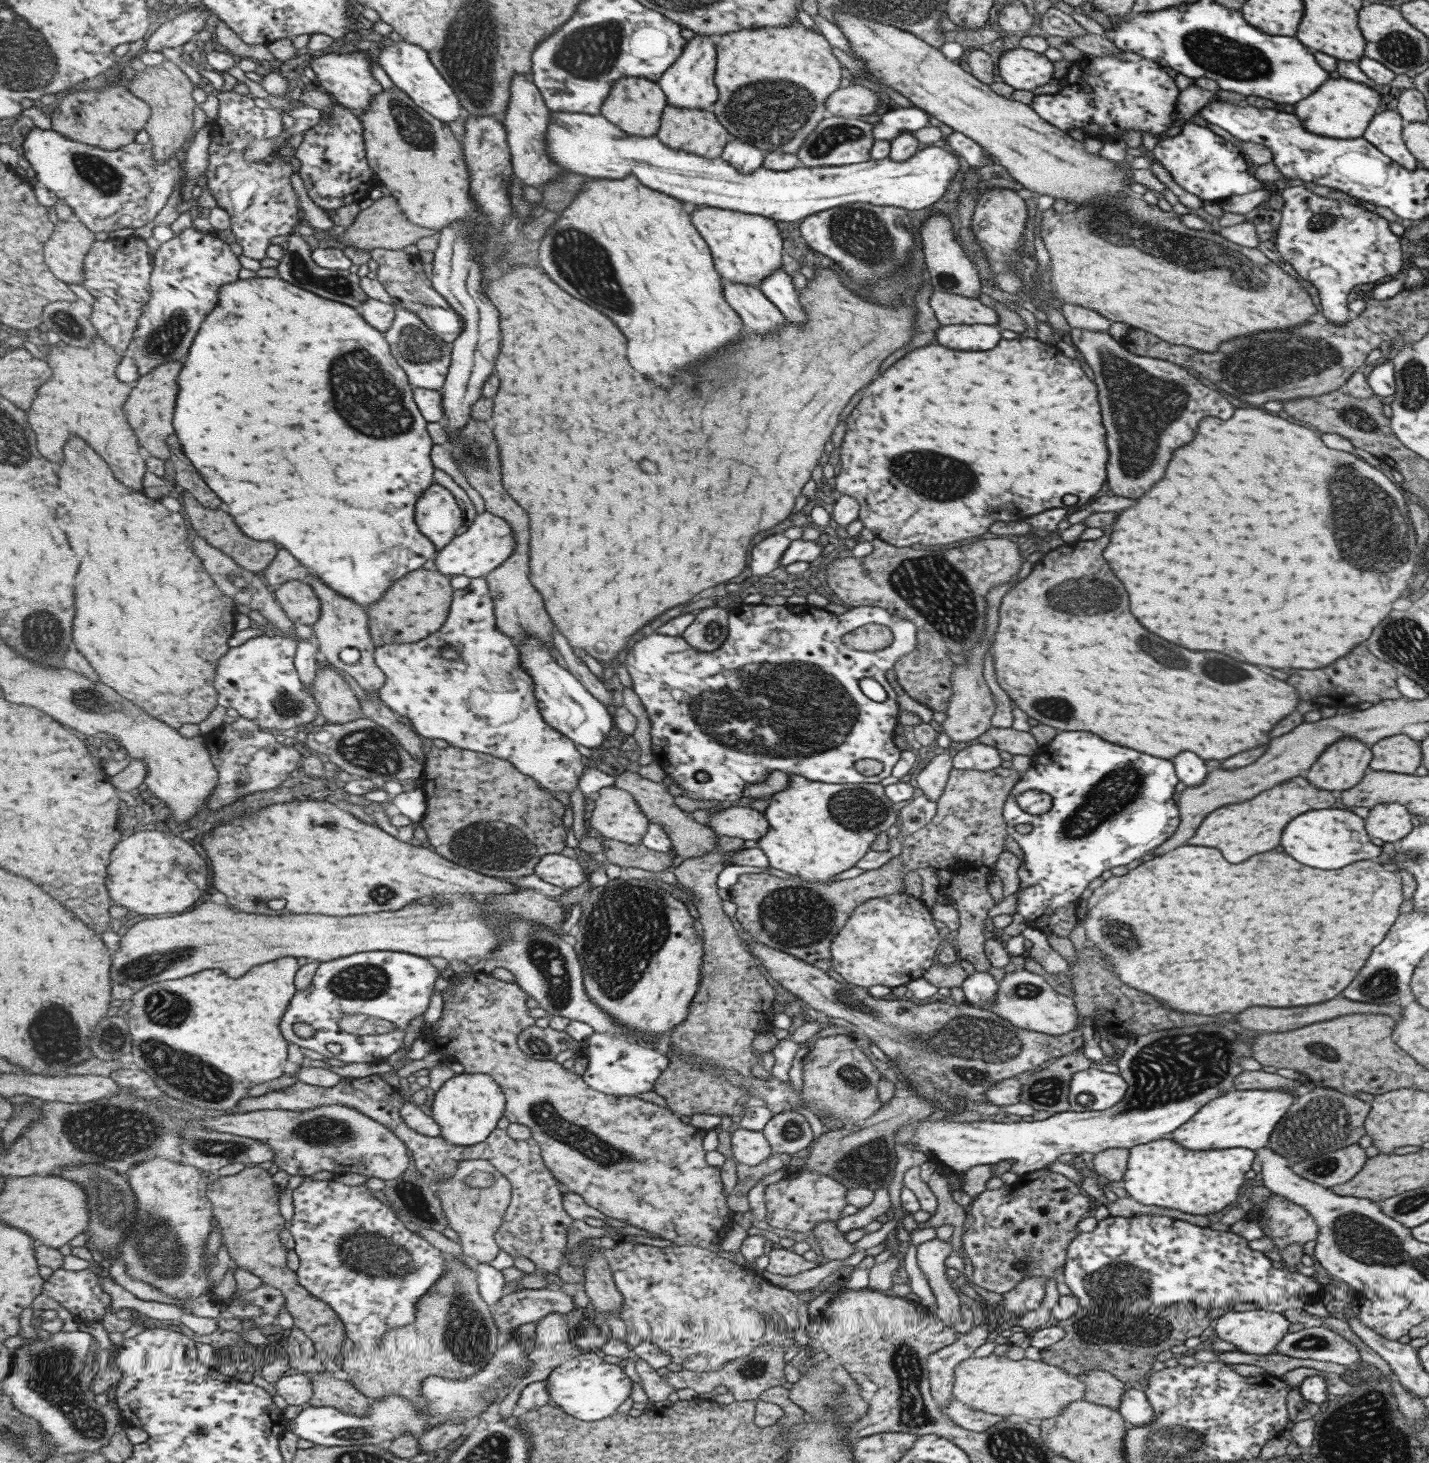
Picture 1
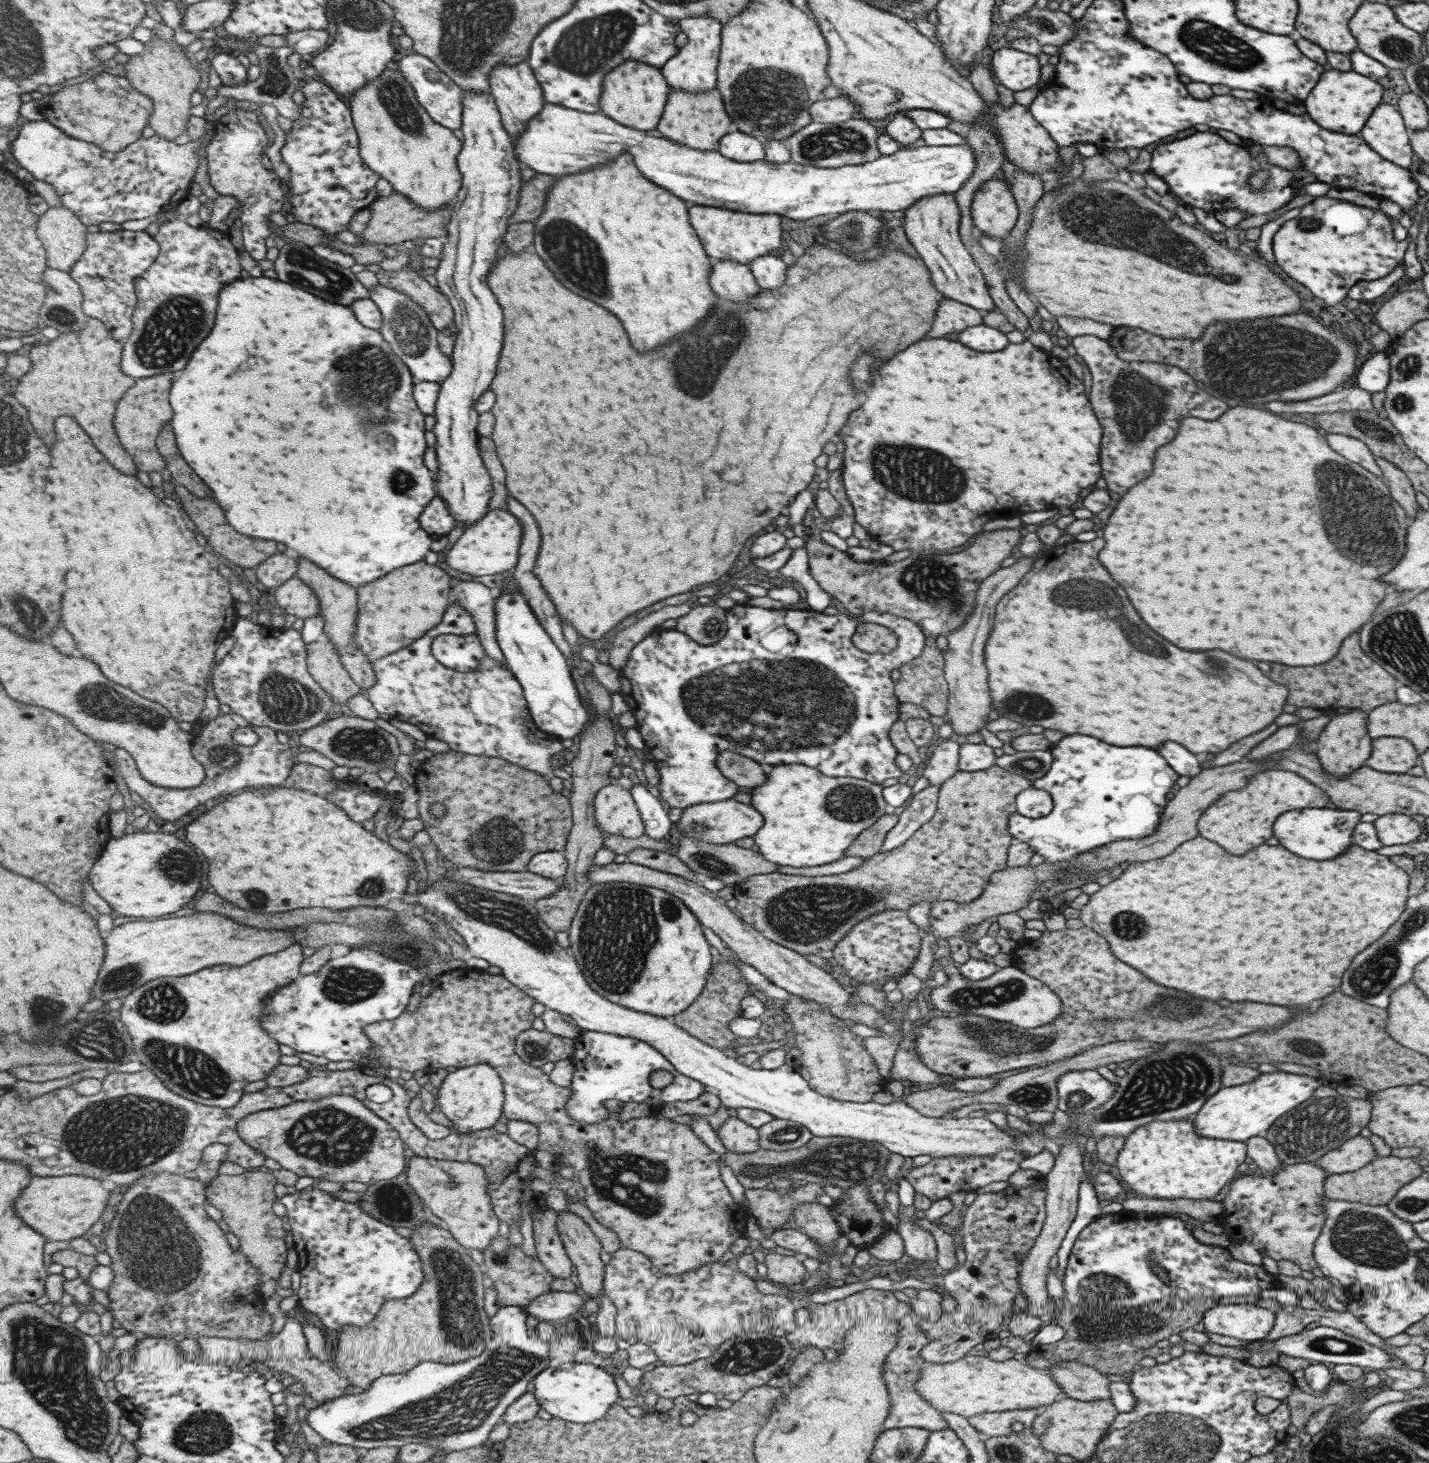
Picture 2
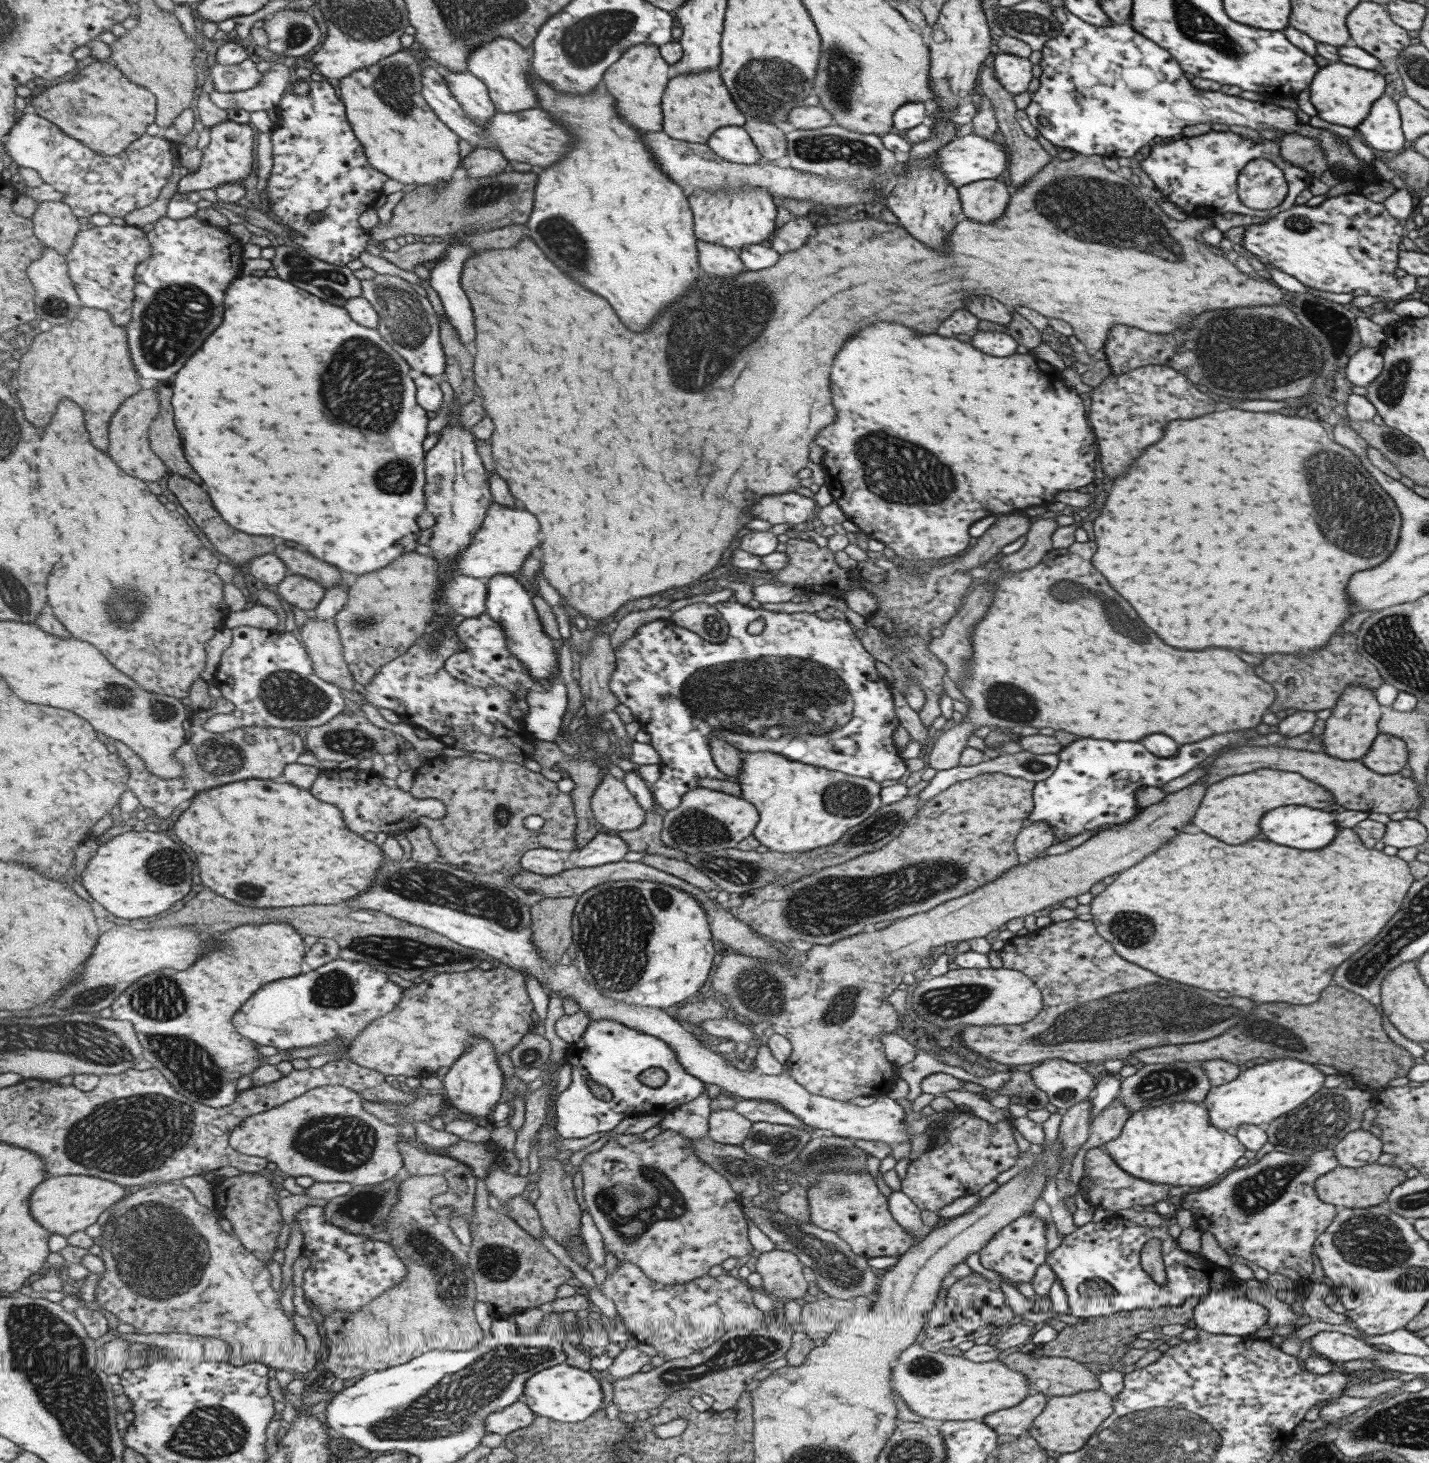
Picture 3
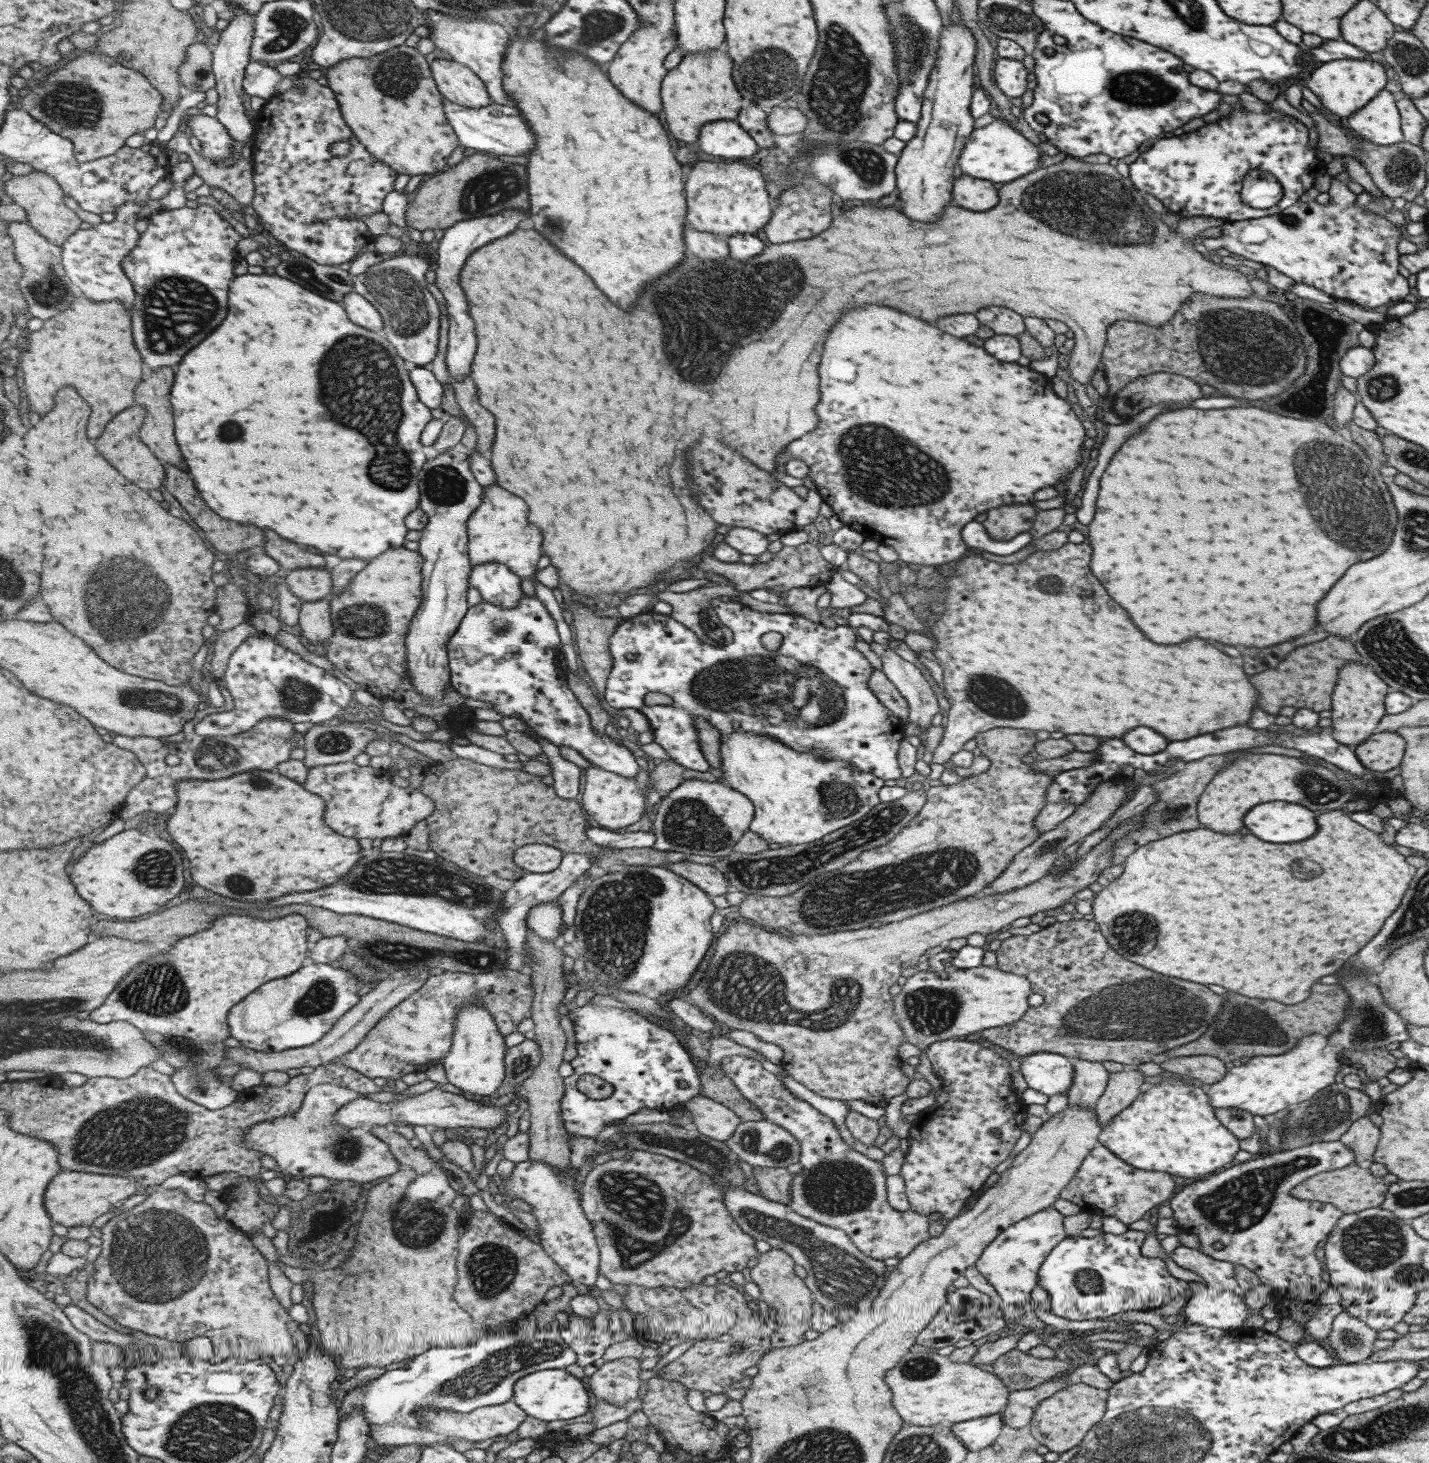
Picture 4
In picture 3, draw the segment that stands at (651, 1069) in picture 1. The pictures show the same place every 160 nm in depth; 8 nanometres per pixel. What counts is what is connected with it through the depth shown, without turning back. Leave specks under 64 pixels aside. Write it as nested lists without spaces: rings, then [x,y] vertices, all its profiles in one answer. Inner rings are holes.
[[[611,1019],[589,1021],[581,1035],[579,1044],[573,1048],[571,1056],[573,1057],[565,1062],[571,1070],[570,1084],[560,1093],[555,1102],[557,1128],[564,1138],[585,1138],[589,1134],[595,1134],[595,1132],[598,1134],[608,1132],[614,1126],[617,1126],[623,1118],[634,1113],[663,1115],[680,1104],[693,1100],[696,1096],[699,1096],[701,1091],[705,1091],[705,1084],[694,1076],[688,1075],[681,1068],[679,1061],[676,1061],[675,1055],[667,1044],[656,1036],[643,1034]],[[646,1068],[663,1069],[667,1075],[664,1085],[648,1087],[643,1084],[638,1074]],[[585,1079],[593,1079],[596,1083],[605,1086],[611,1092],[612,1097],[607,1102],[595,1098],[589,1088],[586,1087]]]

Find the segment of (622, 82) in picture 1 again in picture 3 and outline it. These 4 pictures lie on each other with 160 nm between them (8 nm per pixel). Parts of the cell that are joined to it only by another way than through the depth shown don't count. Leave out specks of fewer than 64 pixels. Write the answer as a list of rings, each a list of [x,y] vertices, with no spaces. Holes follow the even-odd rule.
[[[639,43],[627,48],[613,64],[605,69],[601,83],[607,92],[615,97],[615,108],[619,116],[636,129],[659,132],[662,130],[660,98],[670,78],[669,68],[670,66],[661,59],[656,46]]]

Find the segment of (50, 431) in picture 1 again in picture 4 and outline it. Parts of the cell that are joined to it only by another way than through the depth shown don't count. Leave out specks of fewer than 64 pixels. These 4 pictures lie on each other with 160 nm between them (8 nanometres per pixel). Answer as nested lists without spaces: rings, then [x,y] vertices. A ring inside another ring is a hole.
[[[78,293],[76,301],[67,308],[67,312],[61,312],[55,316],[55,320],[44,321],[38,331],[33,331],[28,337],[27,347],[22,355],[20,368],[24,372],[24,391],[29,396],[31,408],[47,414],[55,408],[55,396],[61,388],[67,384],[73,384],[79,388],[79,394],[93,406],[93,416],[89,424],[89,436],[99,438],[105,430],[105,426],[123,410],[131,408],[135,404],[135,388],[143,380],[143,358],[135,346],[134,324],[131,324],[131,316],[125,304],[118,300],[107,302],[95,302],[83,294]]]

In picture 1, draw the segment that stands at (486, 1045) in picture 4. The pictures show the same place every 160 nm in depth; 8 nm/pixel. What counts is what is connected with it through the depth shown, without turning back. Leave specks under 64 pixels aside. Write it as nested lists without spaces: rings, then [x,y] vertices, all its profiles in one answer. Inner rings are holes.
[[[459,1073],[435,1092],[432,1117],[441,1125],[444,1139],[460,1147],[485,1143],[499,1126],[506,1112],[506,1093],[494,1076],[483,1073]]]

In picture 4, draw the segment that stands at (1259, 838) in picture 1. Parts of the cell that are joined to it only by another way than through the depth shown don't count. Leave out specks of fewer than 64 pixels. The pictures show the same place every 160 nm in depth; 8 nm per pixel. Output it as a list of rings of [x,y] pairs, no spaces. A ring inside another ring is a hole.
[[[1247,754],[1219,770],[1208,782],[1196,802],[1197,821],[1203,828],[1231,834],[1243,826],[1243,816],[1256,804],[1283,801],[1303,805],[1316,813],[1339,810],[1353,798],[1348,782],[1321,765],[1310,765],[1296,757],[1279,754]]]

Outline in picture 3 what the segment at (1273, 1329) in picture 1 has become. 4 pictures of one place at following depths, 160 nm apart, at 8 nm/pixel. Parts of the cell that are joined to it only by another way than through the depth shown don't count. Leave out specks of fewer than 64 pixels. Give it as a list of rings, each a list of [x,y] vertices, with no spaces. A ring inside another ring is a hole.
[[[1225,1290],[1201,1296],[1193,1308],[1195,1328],[1214,1335],[1245,1336],[1265,1324],[1268,1312],[1245,1298],[1231,1298]]]

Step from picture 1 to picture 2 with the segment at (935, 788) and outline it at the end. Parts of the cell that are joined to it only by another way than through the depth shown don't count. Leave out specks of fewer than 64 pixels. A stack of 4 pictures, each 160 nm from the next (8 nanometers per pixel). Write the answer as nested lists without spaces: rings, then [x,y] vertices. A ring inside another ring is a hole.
[[[945,739],[945,742],[941,742],[933,750],[933,754],[929,756],[929,760],[923,768],[922,776],[927,778],[929,785],[940,785],[956,772],[959,772],[957,762],[958,750],[956,743]]]

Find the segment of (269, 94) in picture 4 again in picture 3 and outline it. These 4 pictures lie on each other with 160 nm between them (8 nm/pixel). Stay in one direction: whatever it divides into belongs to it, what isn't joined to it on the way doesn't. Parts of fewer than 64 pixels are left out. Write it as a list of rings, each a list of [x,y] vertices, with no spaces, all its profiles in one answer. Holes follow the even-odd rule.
[[[247,59],[241,64],[230,64],[229,66],[217,63],[212,67],[212,78],[214,90],[219,92],[241,92],[255,88],[260,82],[263,82],[265,73],[257,70],[257,63]]]

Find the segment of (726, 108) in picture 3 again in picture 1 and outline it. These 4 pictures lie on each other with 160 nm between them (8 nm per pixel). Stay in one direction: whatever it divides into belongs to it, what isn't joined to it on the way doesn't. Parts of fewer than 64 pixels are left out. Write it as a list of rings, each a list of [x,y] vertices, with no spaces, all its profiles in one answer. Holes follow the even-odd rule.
[[[666,105],[660,116],[658,131],[654,134],[665,146],[685,151],[704,159],[714,159],[720,156],[723,145],[731,138],[730,134],[717,122],[711,111],[688,109]]]

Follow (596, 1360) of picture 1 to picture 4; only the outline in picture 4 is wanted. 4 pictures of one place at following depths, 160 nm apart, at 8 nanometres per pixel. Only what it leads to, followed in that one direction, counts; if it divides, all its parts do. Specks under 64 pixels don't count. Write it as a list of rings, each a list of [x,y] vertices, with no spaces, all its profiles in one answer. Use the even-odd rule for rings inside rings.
[[[564,1368],[540,1370],[519,1379],[514,1390],[513,1400],[528,1415],[541,1419],[546,1423],[581,1416],[589,1408],[587,1390],[583,1388],[583,1384],[577,1378],[567,1374],[567,1370]]]

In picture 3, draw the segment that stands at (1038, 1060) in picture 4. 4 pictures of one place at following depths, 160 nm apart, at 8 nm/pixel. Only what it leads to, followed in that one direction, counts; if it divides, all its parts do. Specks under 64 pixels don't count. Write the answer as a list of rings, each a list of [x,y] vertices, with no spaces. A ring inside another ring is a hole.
[[[1047,1059],[1028,1072],[1032,1083],[1042,1090],[1060,1111],[1092,1096],[1098,1071],[1061,1059]]]

